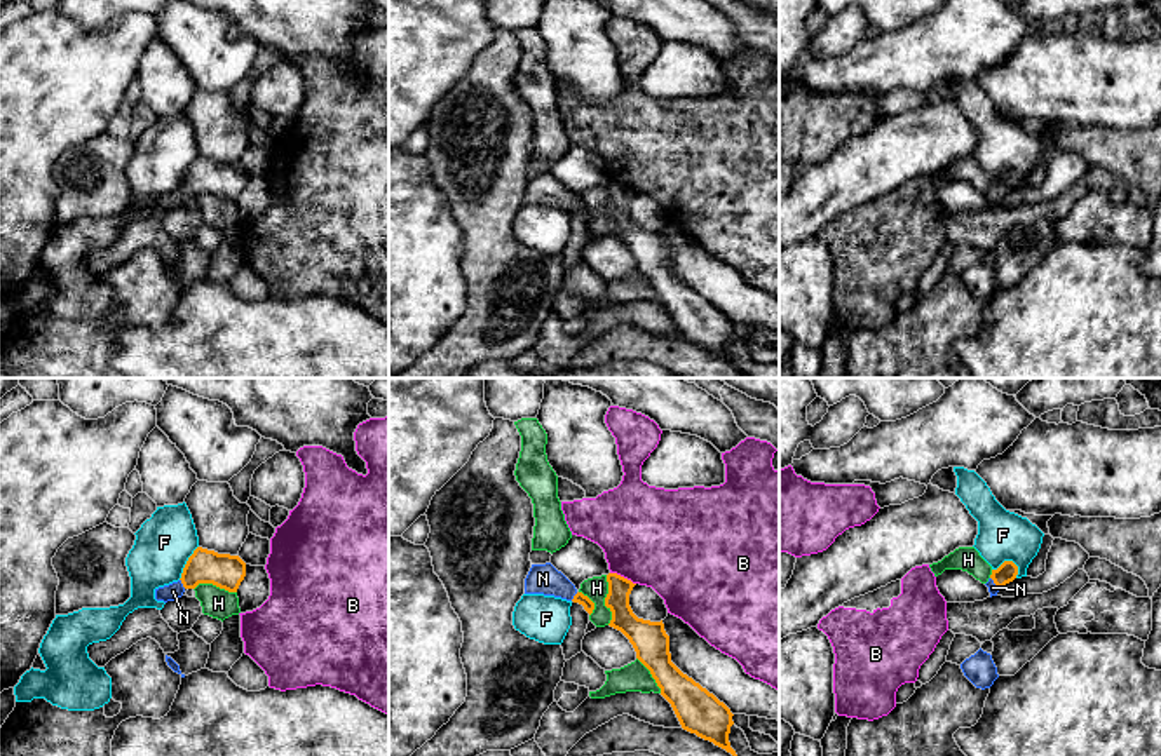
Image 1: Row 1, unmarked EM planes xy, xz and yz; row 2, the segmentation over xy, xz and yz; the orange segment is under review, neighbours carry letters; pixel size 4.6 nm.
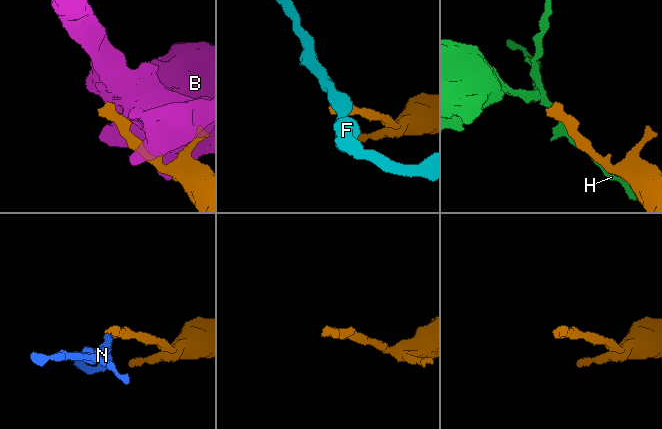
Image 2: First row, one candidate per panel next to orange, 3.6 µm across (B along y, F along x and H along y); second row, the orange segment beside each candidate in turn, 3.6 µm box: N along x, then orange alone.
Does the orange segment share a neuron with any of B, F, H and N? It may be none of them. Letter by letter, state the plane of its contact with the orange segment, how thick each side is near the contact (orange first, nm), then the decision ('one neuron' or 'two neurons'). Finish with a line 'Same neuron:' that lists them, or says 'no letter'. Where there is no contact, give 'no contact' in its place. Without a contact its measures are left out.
B: contact in xz; calibres 110 and 460 nm; two neurons
F: contact in yz; calibres 90 and 240 nm; two neurons
H: contact in xz; calibres 150 and 110 nm; two neurons
N: contact in xy; calibres 160 and 80 nm; one neuron
Same neuron: N

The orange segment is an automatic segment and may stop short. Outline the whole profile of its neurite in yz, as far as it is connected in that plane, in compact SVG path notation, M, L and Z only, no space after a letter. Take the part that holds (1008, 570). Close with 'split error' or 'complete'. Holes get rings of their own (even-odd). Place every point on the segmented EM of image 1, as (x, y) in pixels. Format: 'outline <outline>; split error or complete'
outline M1004 561L997 570L992 570L988 582L990 597L997 596L999 589L1013 582L1018 575L1018 566L1013 561Z; split error

